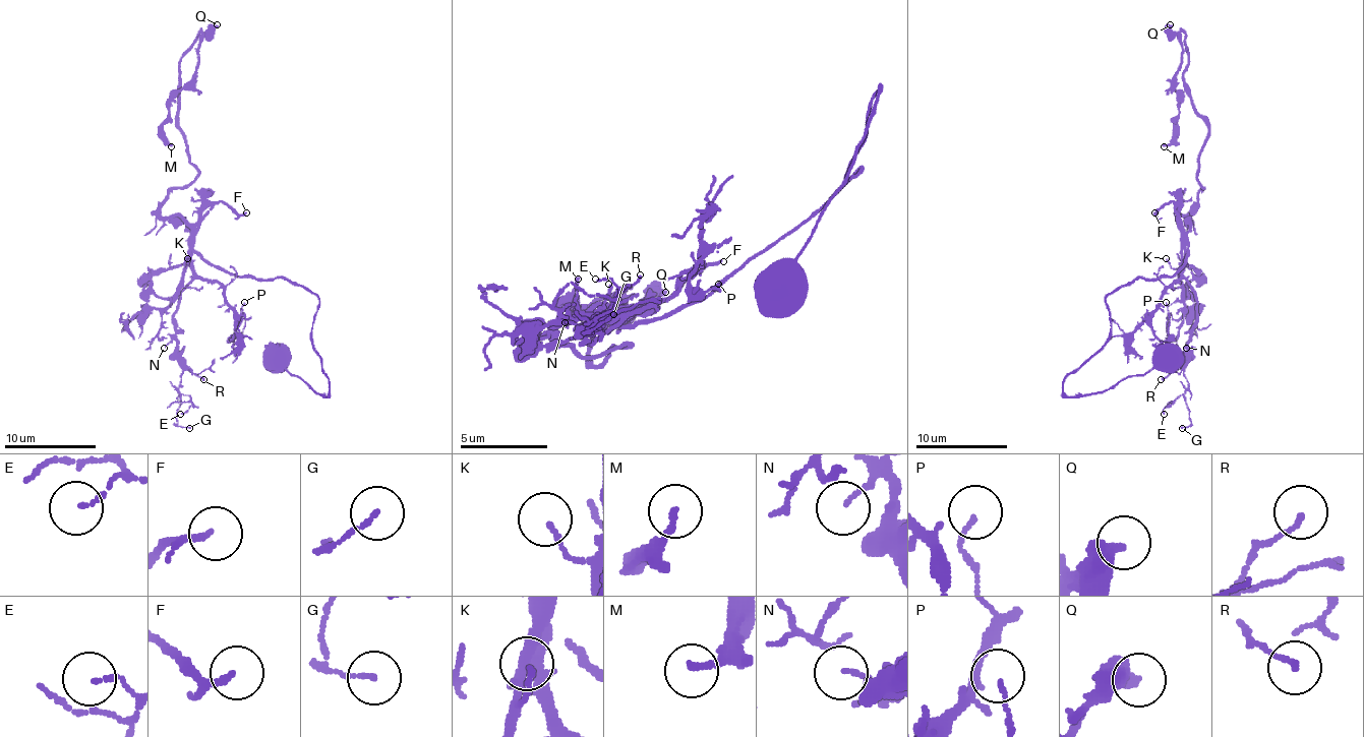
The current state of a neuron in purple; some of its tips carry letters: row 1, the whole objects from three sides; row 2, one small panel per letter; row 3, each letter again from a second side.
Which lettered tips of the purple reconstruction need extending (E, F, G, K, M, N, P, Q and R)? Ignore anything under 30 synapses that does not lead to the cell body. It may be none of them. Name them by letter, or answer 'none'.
none

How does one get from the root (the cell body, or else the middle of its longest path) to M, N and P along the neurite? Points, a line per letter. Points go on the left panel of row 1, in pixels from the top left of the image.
M: (277, 357), (327, 395), (319, 300), (210, 265), (160, 212), (196, 176), (178, 91), (171, 146)
N: (277, 357), (327, 395), (310, 336), (319, 300), (286, 279), (228, 274), (196, 254), (164, 348)
P: (277, 357), (327, 395), (310, 336), (319, 300), (191, 256), (233, 311), (228, 341), (244, 327), (244, 302)

